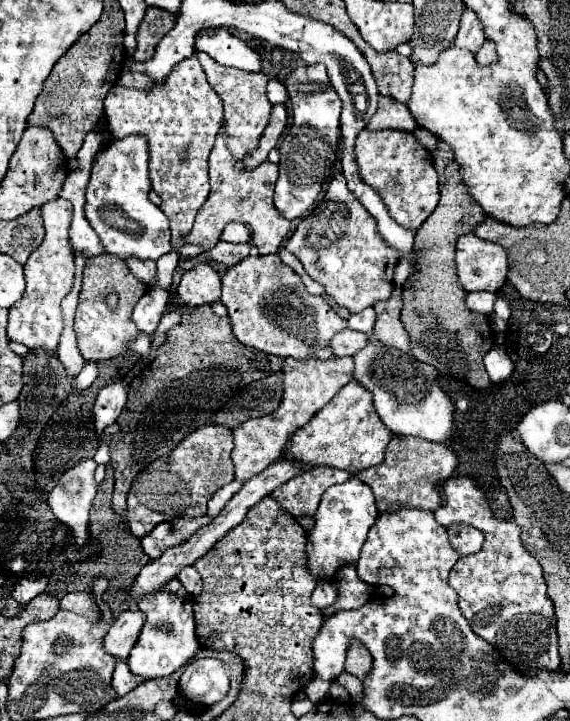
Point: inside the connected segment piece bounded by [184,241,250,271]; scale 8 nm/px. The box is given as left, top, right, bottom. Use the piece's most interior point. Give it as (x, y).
(228, 253)

